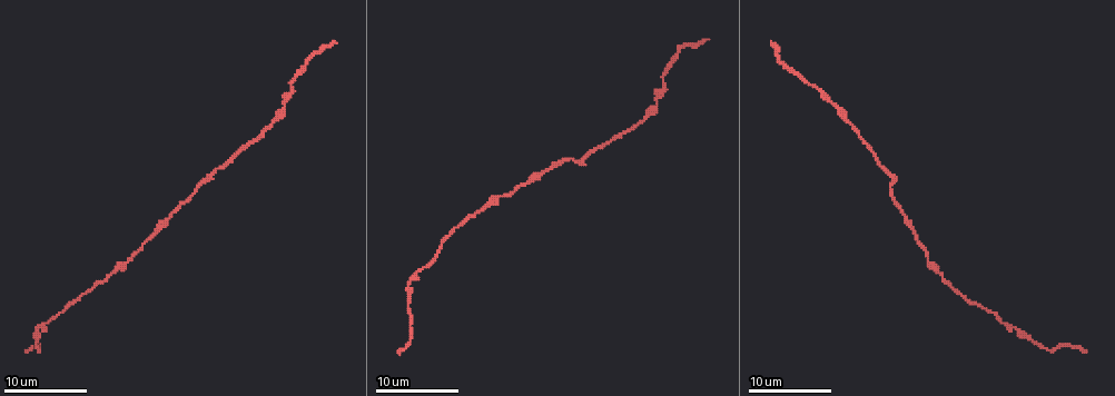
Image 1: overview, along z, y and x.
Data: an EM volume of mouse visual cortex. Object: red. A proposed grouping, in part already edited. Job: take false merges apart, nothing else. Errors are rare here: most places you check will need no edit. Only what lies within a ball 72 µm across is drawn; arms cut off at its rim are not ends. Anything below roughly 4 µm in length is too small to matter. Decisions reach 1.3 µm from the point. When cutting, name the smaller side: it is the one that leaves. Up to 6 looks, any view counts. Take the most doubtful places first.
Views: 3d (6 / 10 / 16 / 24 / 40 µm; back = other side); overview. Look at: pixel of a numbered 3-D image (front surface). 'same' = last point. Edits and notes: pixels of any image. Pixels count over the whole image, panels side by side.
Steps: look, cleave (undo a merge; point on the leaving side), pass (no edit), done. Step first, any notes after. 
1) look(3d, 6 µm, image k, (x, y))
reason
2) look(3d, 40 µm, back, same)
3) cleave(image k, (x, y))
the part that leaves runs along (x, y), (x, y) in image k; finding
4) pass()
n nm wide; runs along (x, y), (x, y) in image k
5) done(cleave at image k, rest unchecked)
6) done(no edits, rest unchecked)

look(3d, 6 µm, image 1, (662, 87))
thick turns thin

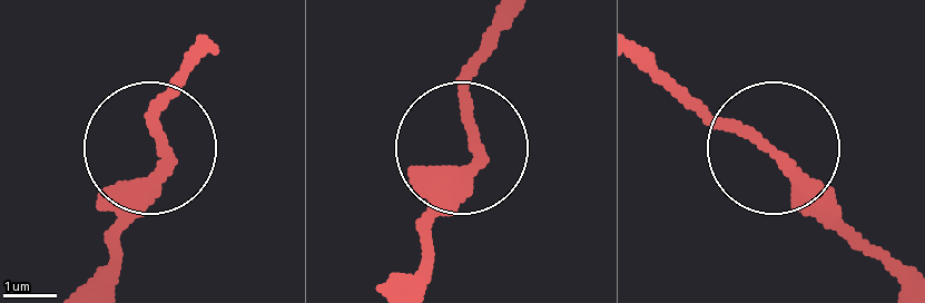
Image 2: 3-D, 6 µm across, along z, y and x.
look(3d, 6 µm, back, image 2, (777, 157))

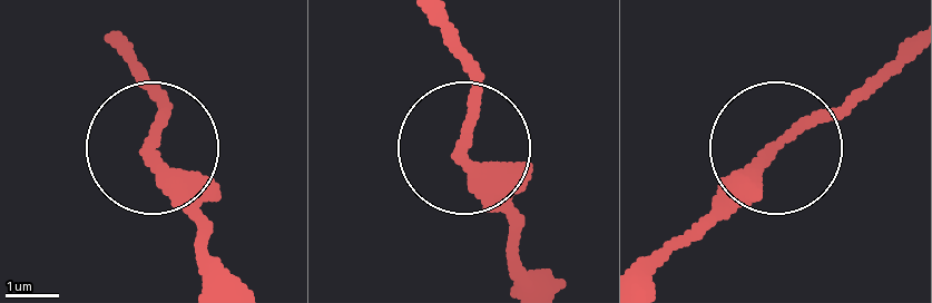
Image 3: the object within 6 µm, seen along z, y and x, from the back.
pass()
runs along (644, 274), (764, 155), (879, 79) in image 3; one neuron here

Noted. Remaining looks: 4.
look(3d, 10 µm, image 1, (168, 219))

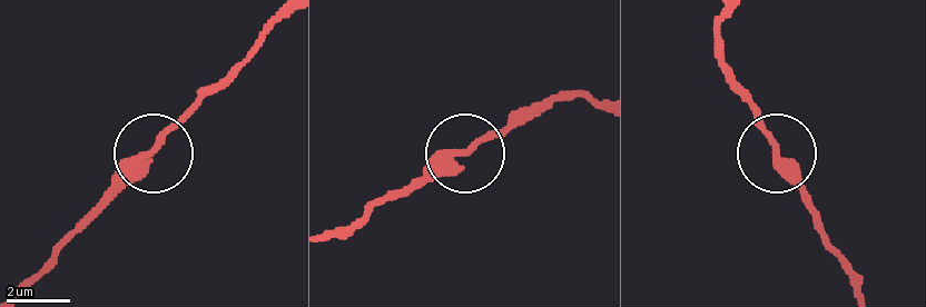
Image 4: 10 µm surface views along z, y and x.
look(3d, 6 µm, image 4, (157, 146))

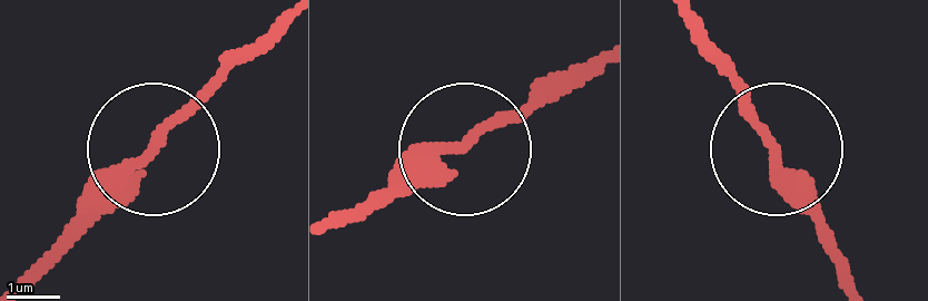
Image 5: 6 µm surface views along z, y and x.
pass()
side arm 38 µm; runs along (770, 164), (779, 152), (845, 258) in image 5; all the same neuron

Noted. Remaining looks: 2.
look(3d, 16 µm, image 1, (1015, 328))
narrows sharply

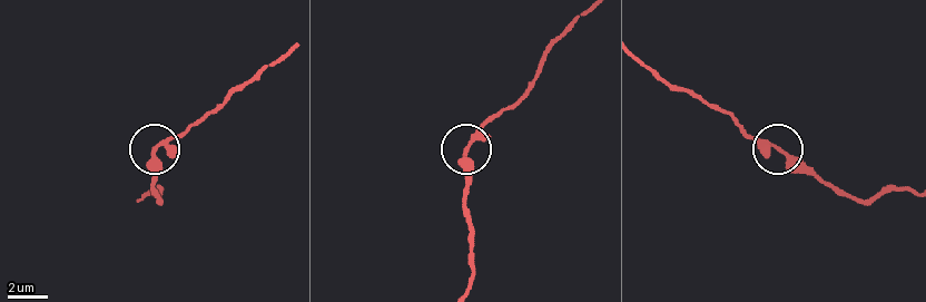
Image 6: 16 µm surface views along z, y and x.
pass()
runs along (579, 16), (530, 85), (466, 150), (464, 188) in image 6; continuous, no second neuron

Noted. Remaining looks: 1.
done(no edits, rest unchecked)

